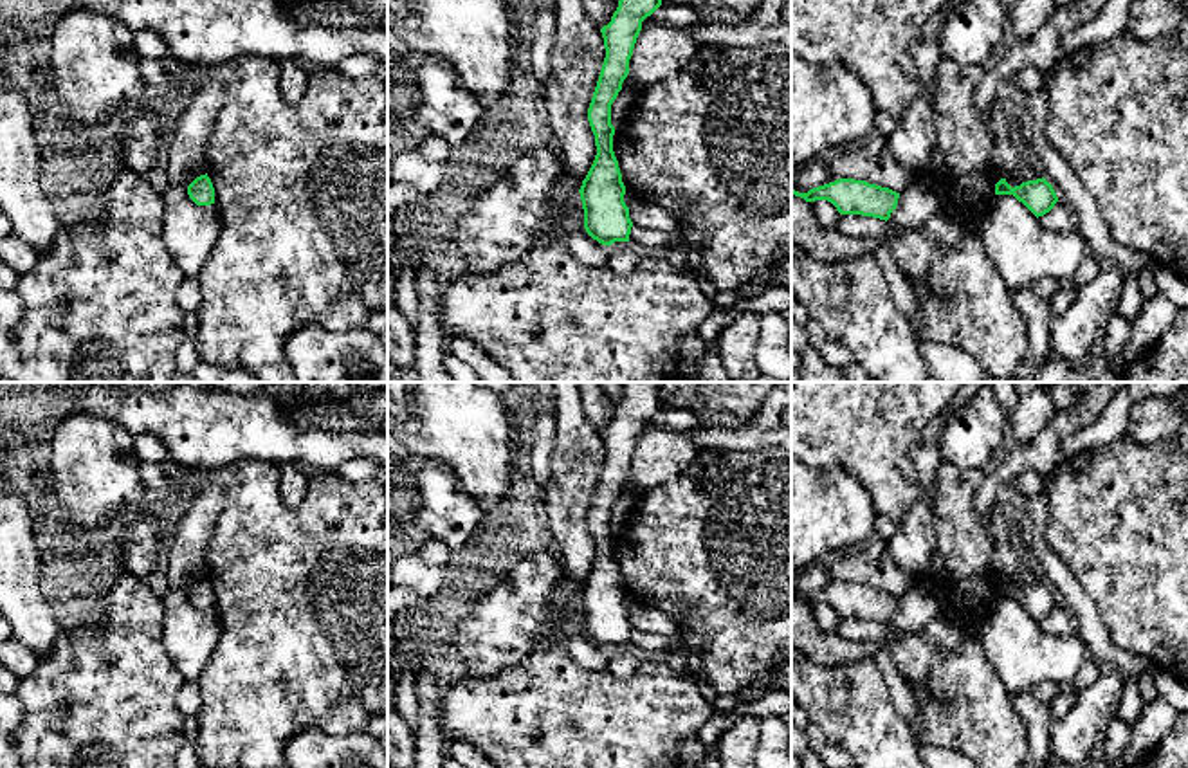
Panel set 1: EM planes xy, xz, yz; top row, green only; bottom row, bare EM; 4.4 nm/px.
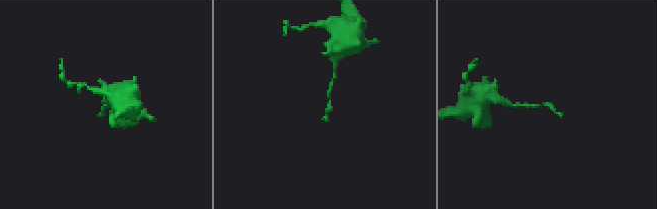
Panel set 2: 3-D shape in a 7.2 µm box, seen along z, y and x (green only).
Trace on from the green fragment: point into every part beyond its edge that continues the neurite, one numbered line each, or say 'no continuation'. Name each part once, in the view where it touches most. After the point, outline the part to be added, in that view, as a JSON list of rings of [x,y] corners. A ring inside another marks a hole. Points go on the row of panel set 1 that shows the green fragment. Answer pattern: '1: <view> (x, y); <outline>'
no continuation

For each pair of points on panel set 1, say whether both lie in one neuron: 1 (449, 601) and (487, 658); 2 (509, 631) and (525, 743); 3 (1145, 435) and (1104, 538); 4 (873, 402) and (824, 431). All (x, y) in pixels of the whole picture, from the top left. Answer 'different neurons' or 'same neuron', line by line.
1: different neurons
2: different neurons
3: different neurons
4: same neuron

